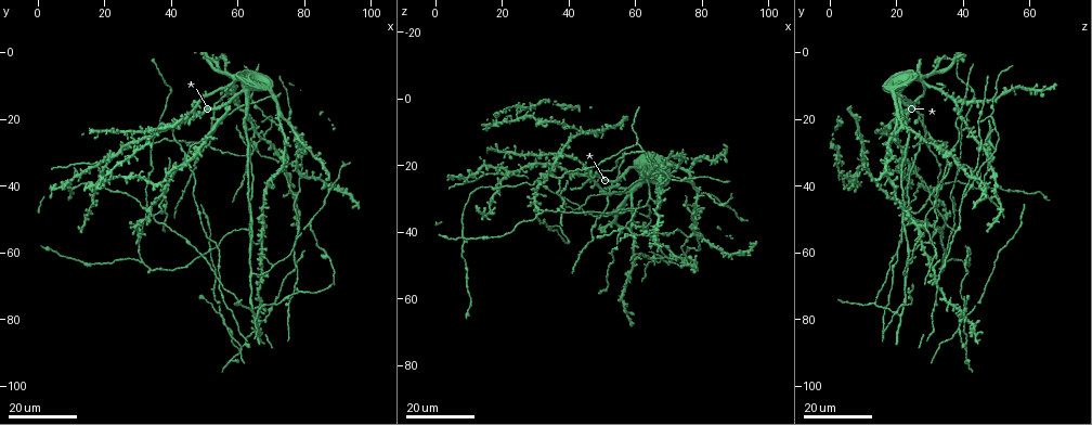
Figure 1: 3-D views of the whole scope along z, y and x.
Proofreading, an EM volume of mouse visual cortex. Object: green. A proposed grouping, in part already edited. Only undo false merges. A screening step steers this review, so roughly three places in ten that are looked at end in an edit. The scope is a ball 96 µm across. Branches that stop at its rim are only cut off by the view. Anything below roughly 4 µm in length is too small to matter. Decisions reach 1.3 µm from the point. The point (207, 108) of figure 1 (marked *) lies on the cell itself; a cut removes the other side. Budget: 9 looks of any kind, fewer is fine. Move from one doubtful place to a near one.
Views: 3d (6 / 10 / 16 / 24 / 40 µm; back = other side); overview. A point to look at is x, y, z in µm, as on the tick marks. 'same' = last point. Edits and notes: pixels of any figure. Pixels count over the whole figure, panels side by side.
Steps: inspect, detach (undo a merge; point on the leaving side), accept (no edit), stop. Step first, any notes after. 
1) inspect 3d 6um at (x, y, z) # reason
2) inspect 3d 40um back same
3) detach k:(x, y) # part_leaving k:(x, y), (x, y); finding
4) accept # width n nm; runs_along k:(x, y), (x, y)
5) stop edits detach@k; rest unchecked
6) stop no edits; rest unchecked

inspect 3d 24um at (38.5, 44.0, 29.5) # three arms meet

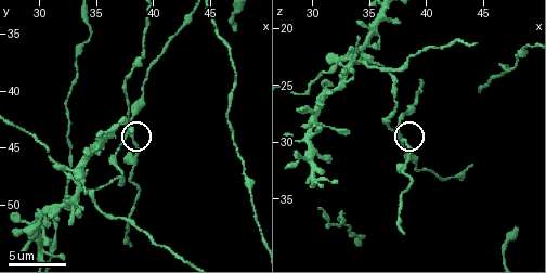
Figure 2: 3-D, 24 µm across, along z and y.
inspect 3d 6um at (37.8, 43.8, 29.6)

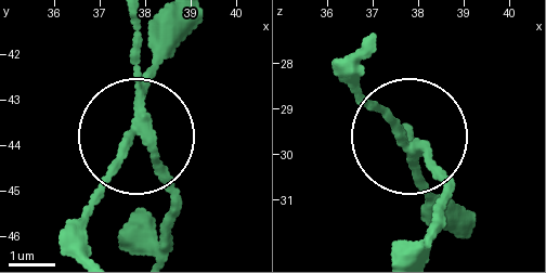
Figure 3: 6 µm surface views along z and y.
detach 3:(160, 179) # arms 3; part_leaving 3:(140, 121), (174, 210), (164, 246); a second cell is stuck on

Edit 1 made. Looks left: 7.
inspect overview # see it whole again

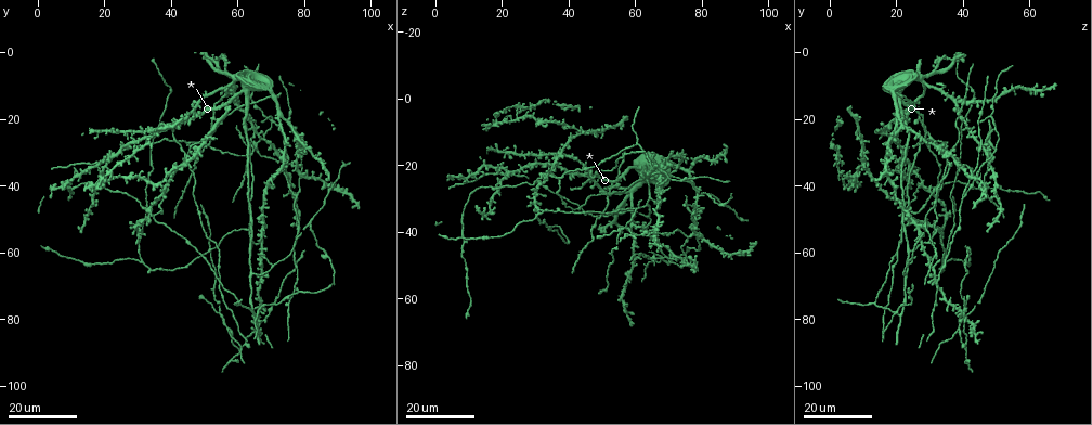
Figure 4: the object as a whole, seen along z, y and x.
inspect 3d 10um at (34.4, 49.0, 22.8) # a fork

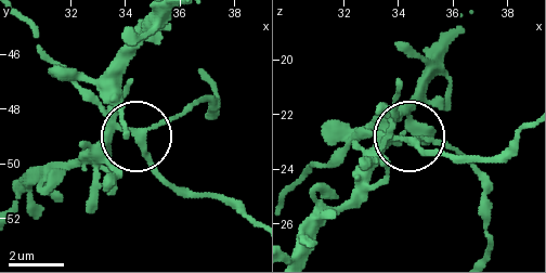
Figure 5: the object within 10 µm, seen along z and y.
inspect 3d 10um back at (34.5, 49.0, 23.0)

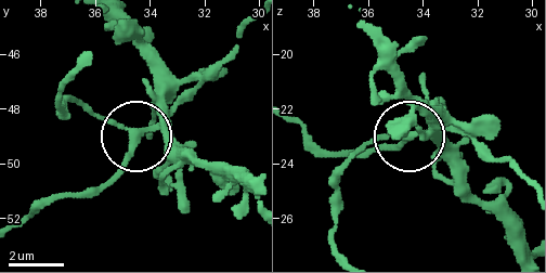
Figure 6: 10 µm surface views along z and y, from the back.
accept # width 220 nm; runs_along 6:(337, 249), (337, 179), (351, 158), (387, 138), (475, 130); continuous, no second cell

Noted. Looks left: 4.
inspect 3d 16um at (65.5, 78.0, 19.5) # arms part here

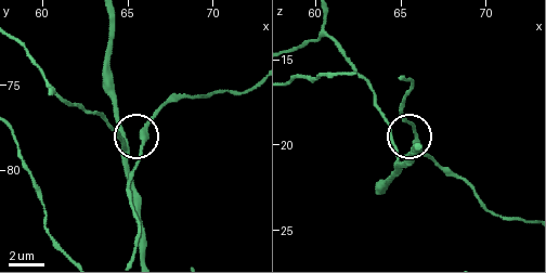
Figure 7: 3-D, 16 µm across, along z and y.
inspect 3d 6um same

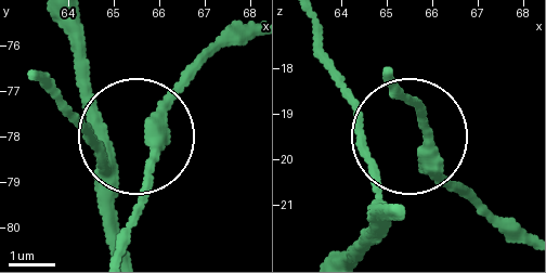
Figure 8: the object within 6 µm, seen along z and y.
accept # side_arm 10 um; arms 3; one cell here

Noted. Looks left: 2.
inspect 3d 16um at (79.5, 37.0, 41.5)

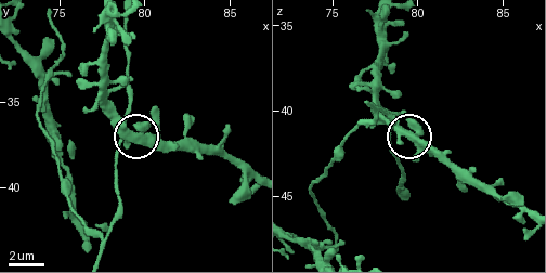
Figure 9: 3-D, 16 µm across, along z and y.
inspect 3d 6um at (79.5, 37.4, 41.5)

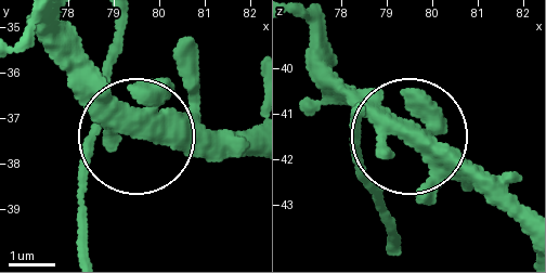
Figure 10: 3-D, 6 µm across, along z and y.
accept # continuous, no second cell

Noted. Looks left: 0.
stop edits detach@3; rest unchecked

